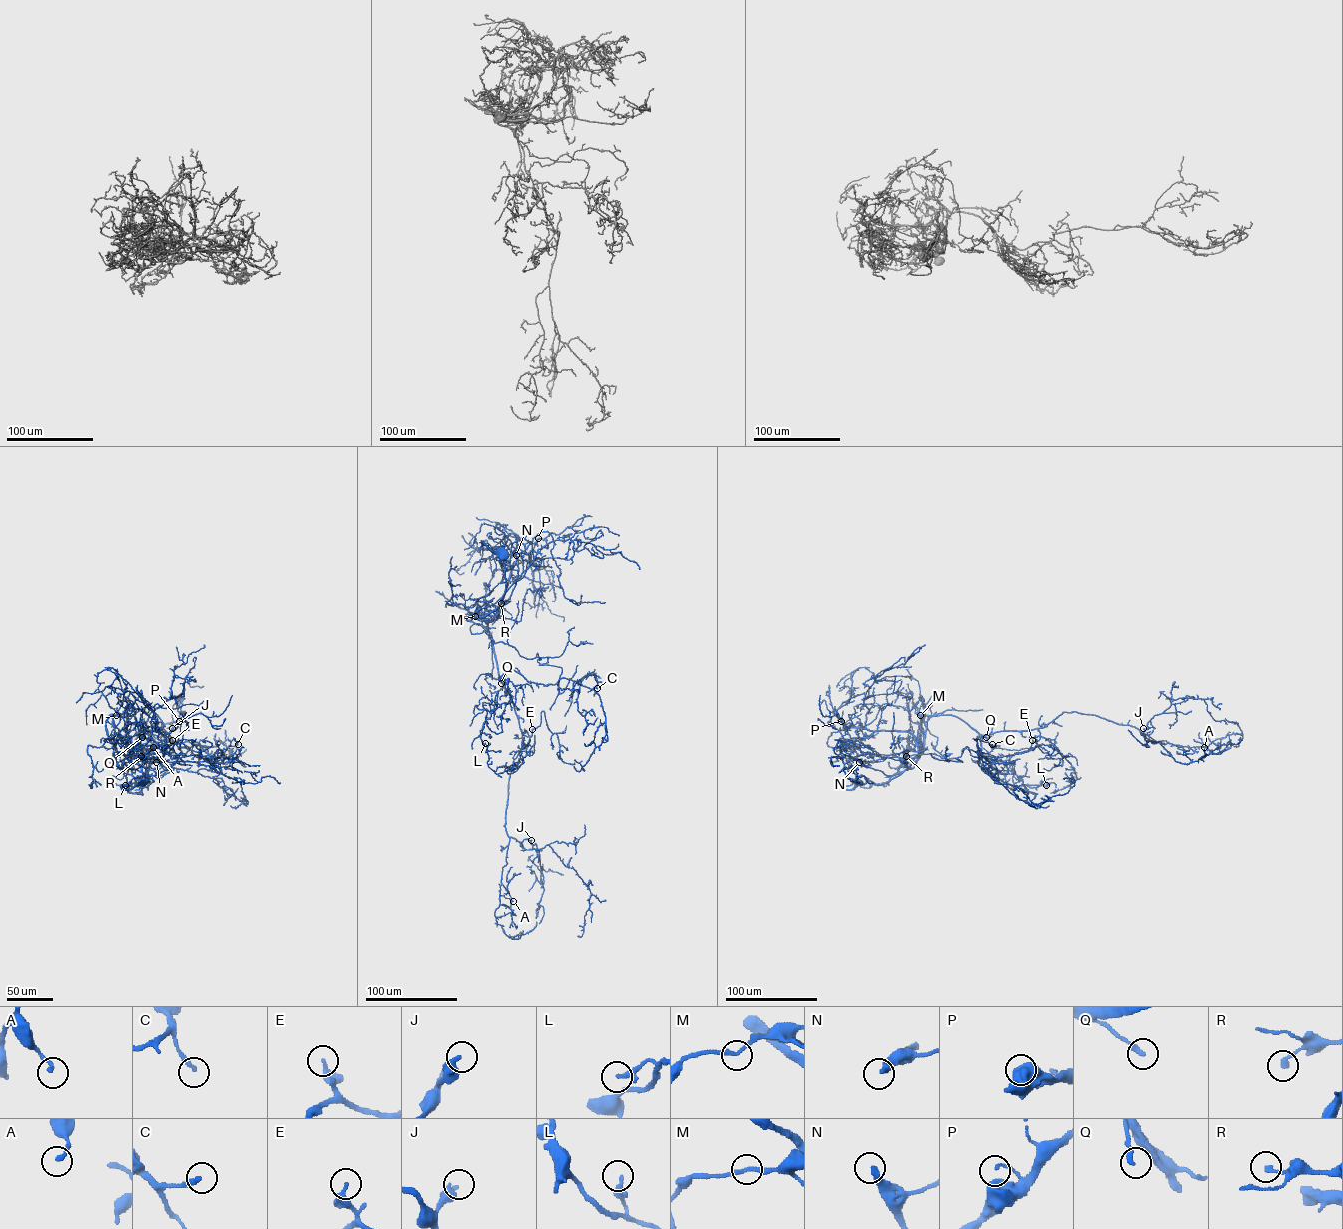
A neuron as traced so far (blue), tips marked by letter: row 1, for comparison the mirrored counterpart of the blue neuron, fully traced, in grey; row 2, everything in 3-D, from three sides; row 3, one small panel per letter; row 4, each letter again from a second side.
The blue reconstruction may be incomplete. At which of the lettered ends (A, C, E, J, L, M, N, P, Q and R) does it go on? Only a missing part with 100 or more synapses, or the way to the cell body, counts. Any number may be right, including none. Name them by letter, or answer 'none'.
N

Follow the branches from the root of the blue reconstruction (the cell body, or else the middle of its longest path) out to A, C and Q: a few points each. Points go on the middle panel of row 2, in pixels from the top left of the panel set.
A: (504, 554), (505, 592), (486, 623), (522, 734), (499, 896), (510, 908), (513, 901)
C: (504, 554), (505, 592), (486, 622), (499, 678), (513, 669), (573, 687), (593, 672), (597, 688)
Q: (504, 554), (499, 561), (504, 564), (505, 592), (496, 618), (486, 622), (501, 683)

